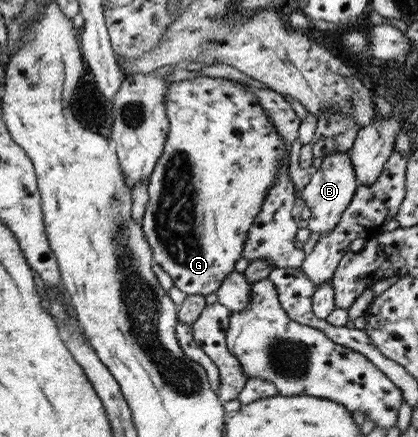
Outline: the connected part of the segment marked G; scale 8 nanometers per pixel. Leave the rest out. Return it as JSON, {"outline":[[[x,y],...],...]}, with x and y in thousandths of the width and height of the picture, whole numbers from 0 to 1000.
{"outline":[[[478,174],[433,183],[426,190],[409,188],[404,199],[395,204],[390,238],[395,238],[395,270],[402,279],[400,314],[390,327],[385,357],[376,364],[352,412],[354,458],[335,508],[340,538],[359,563],[366,600],[376,602],[409,634],[414,650],[433,668],[445,675],[495,677],[524,659],[529,643],[543,627],[560,620],[560,604],[579,588],[591,526],[615,494],[617,481],[624,478],[624,465],[634,460],[644,428],[656,423],[656,398],[660,398],[665,380],[675,375],[675,366],[684,366],[684,339],[679,336],[679,320],[658,302],[653,284],[639,275],[634,254],[615,238],[610,220],[596,206],[586,206],[577,192],[567,192],[553,181]]]}

